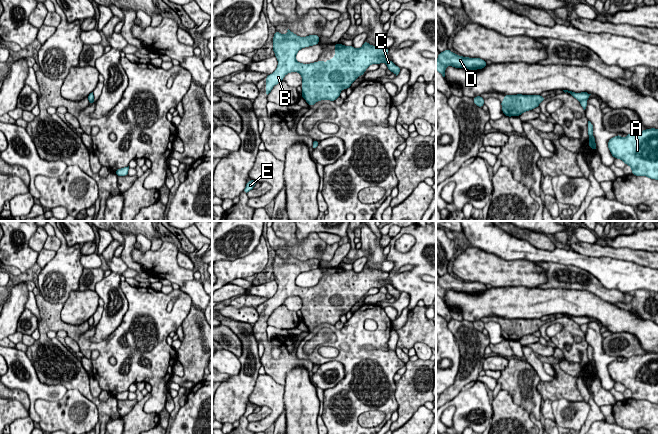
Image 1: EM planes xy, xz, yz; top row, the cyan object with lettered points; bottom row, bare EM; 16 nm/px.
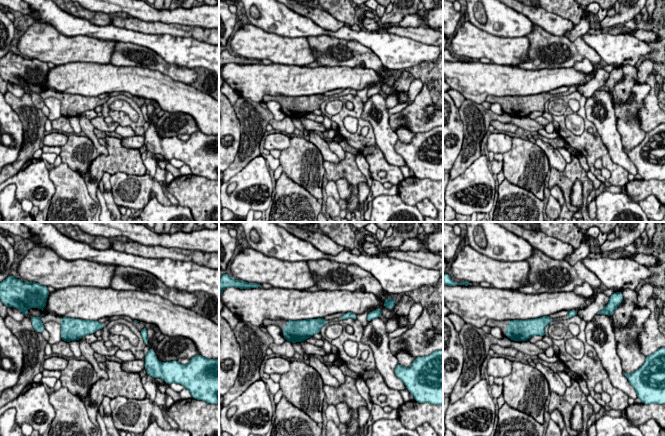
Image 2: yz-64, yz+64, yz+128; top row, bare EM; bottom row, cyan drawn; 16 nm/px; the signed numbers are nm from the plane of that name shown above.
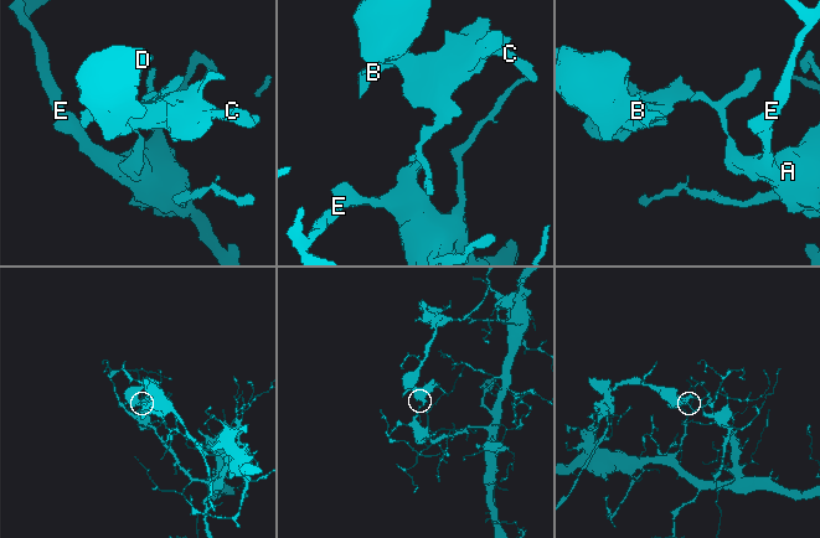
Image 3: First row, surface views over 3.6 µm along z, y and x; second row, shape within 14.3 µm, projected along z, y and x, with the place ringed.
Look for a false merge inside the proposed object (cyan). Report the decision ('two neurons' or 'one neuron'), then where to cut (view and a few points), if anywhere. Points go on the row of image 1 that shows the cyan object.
two neurons | yz (586, 99), (580, 101)

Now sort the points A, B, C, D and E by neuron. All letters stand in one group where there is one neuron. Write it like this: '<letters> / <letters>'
A E / B C D

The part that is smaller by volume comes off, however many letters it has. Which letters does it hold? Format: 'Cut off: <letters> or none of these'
Cut off: B, C, D

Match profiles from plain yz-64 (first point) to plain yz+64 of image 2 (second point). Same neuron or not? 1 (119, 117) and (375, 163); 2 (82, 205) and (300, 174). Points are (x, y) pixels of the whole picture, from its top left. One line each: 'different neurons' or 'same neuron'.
1: same neuron
2: different neurons

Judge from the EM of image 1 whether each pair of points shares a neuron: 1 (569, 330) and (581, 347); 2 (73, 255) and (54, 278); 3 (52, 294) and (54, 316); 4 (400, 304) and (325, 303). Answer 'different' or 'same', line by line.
1: same
2: same
3: different
4: different

